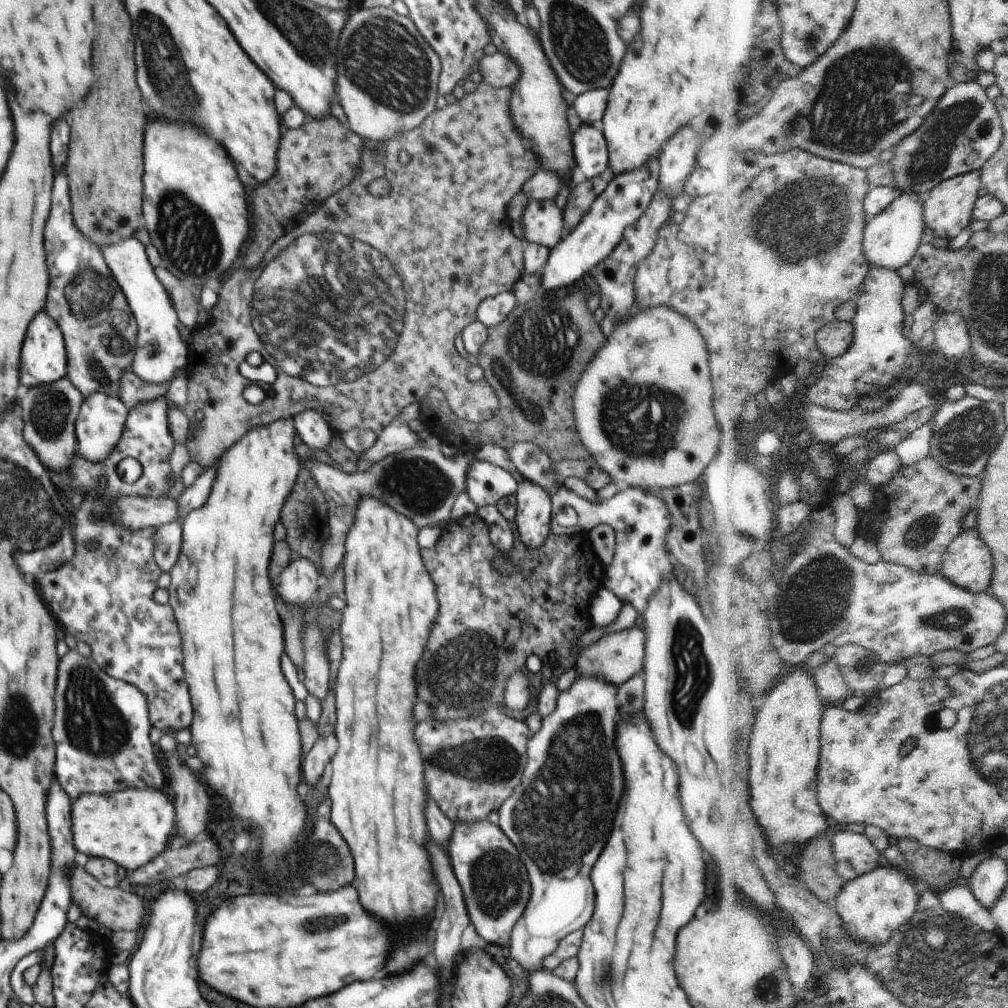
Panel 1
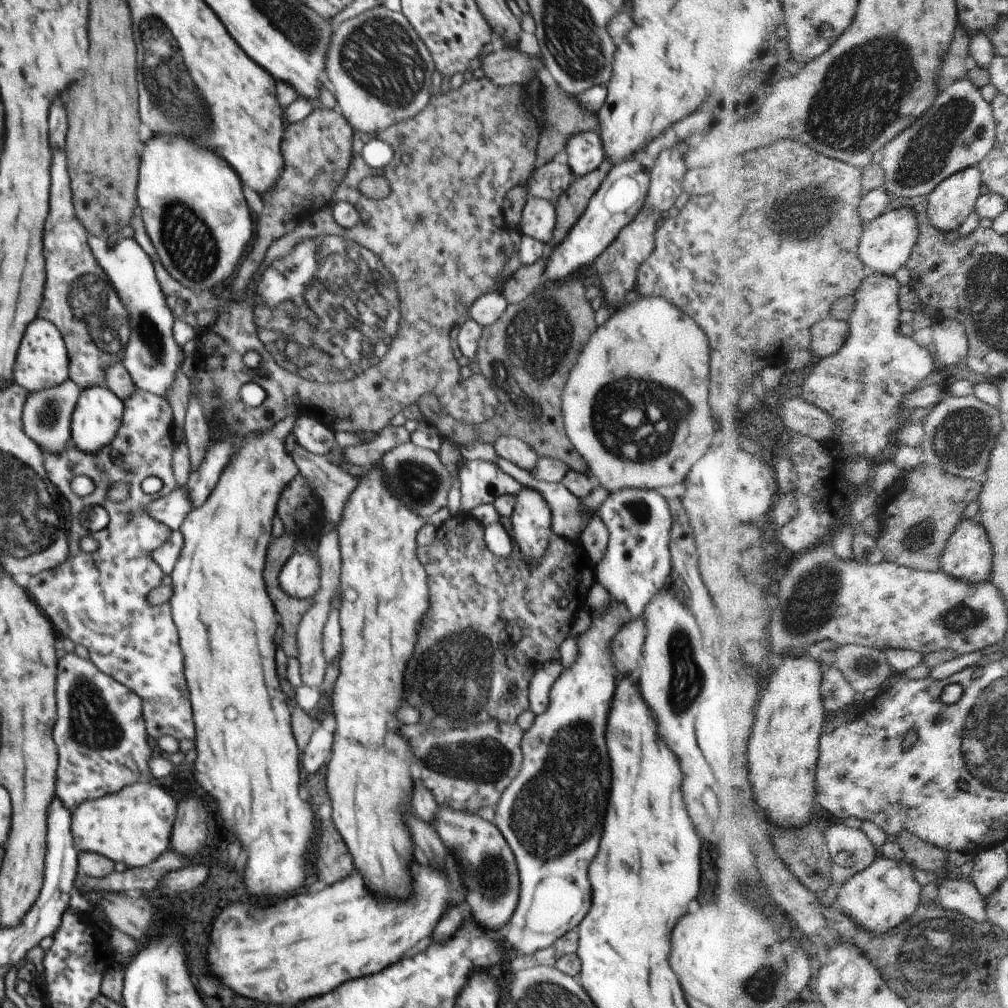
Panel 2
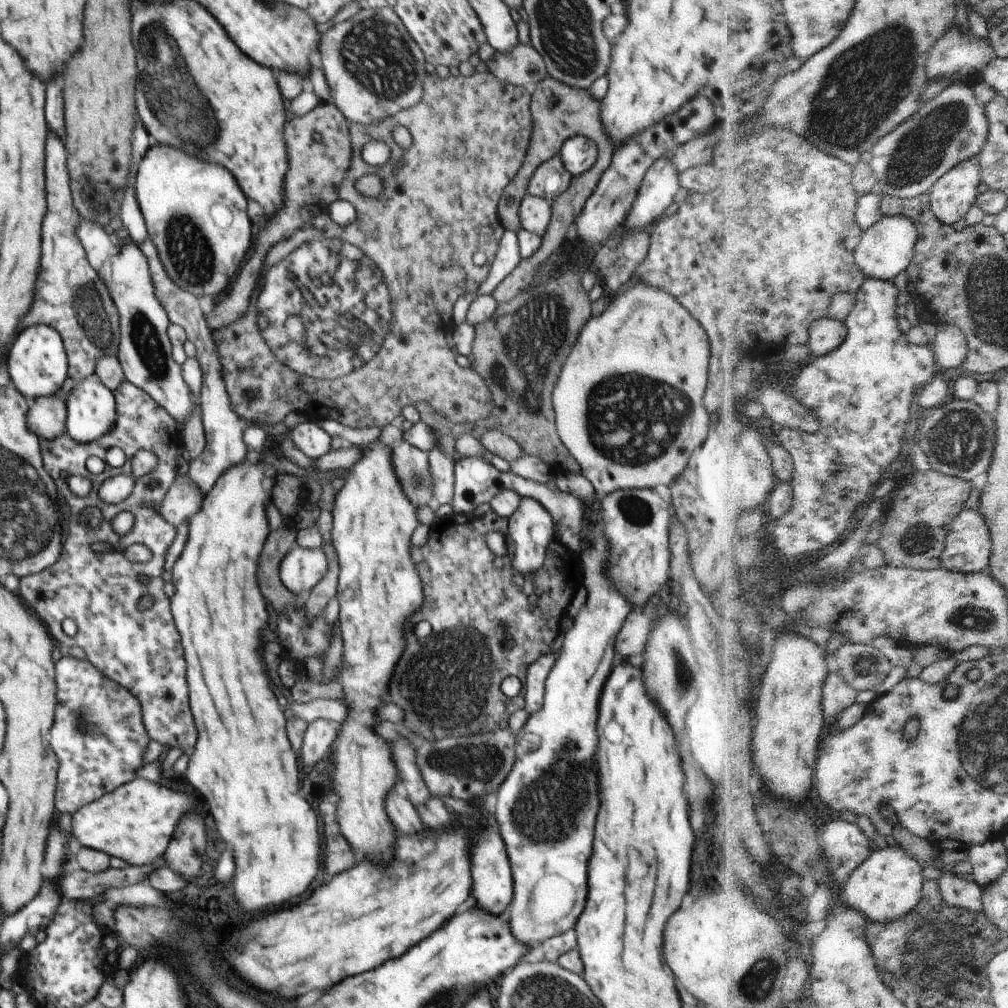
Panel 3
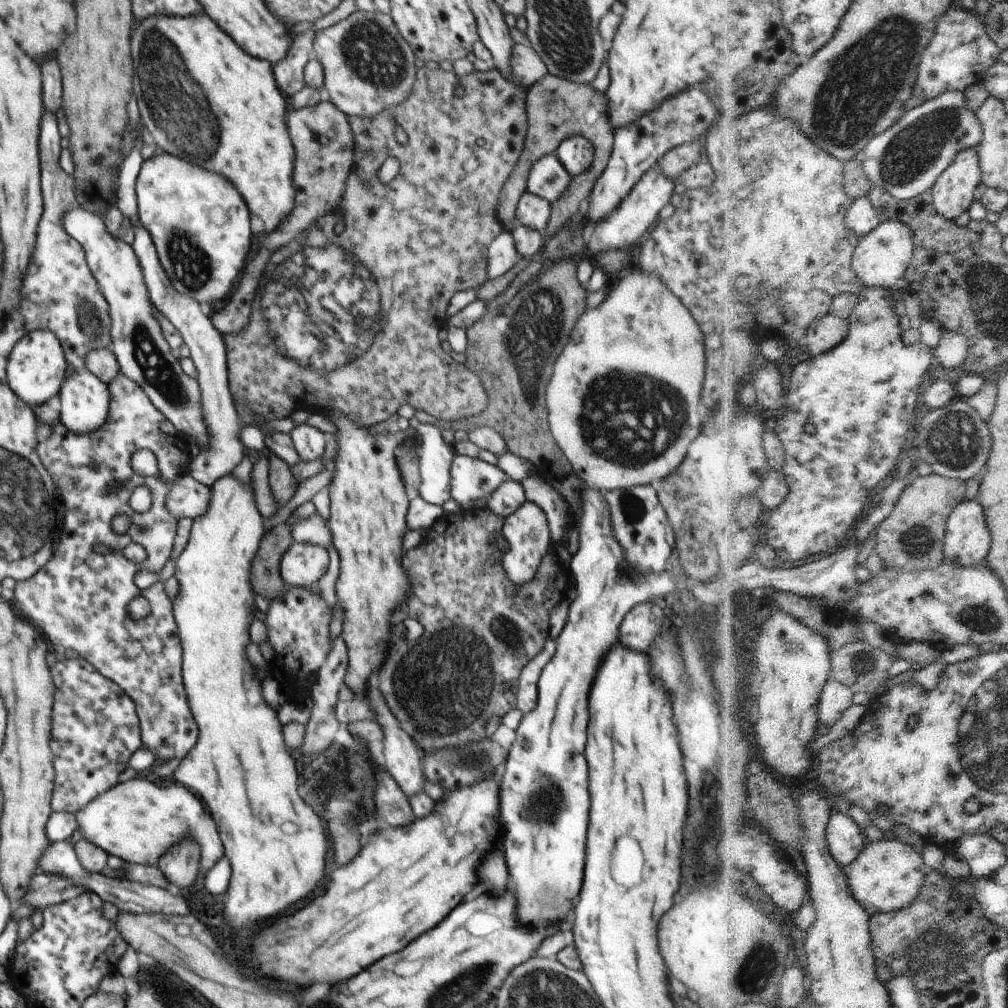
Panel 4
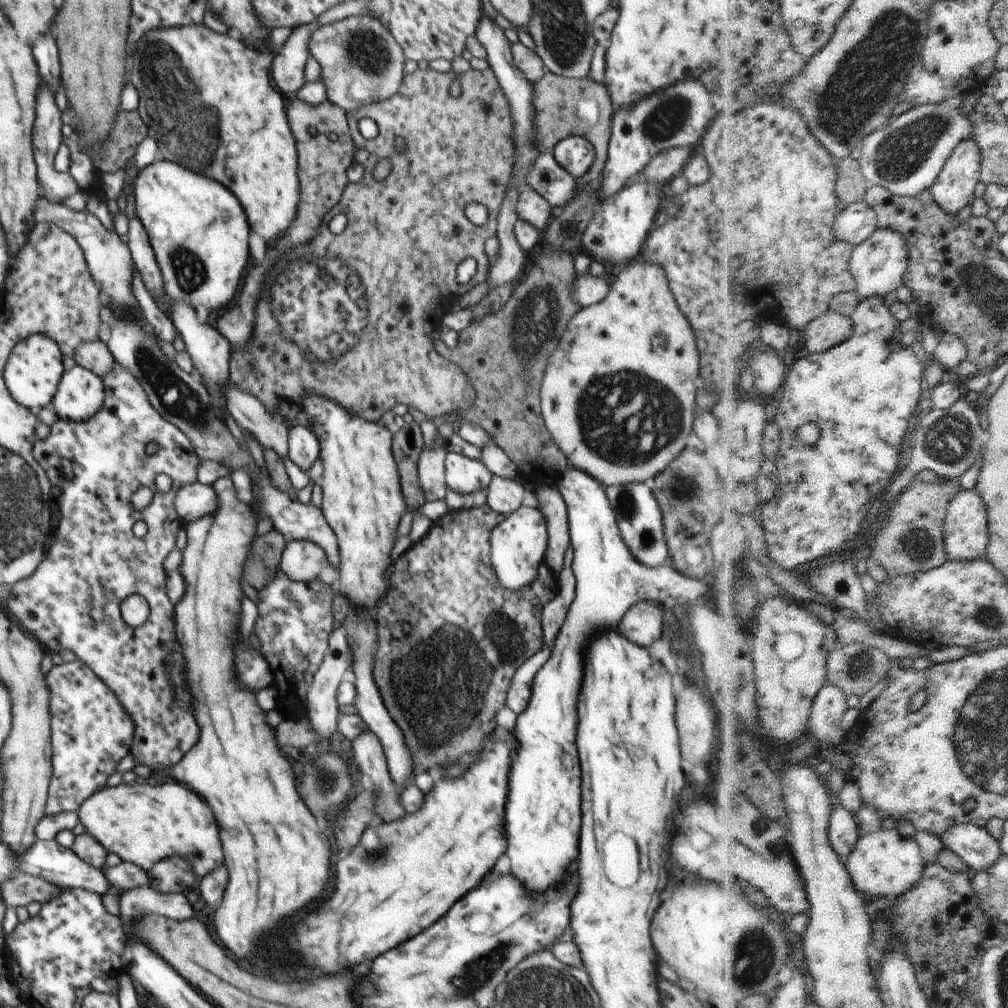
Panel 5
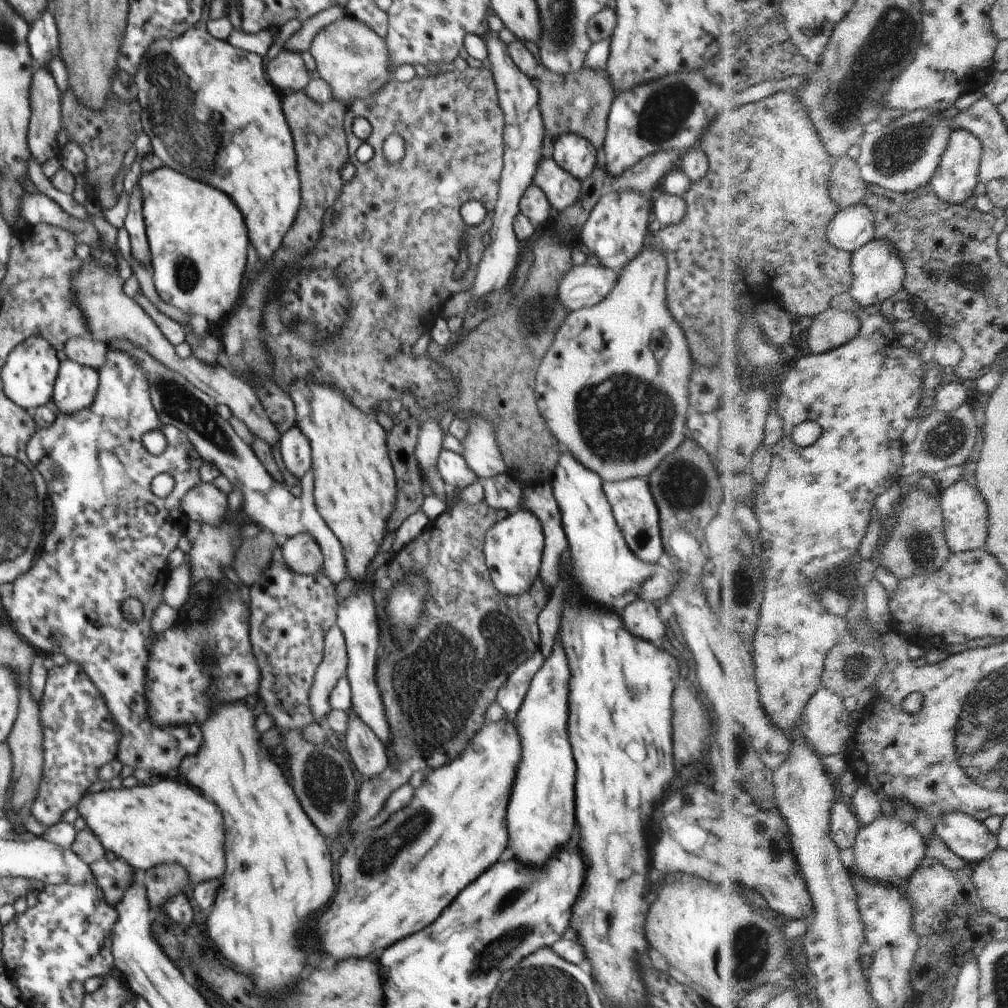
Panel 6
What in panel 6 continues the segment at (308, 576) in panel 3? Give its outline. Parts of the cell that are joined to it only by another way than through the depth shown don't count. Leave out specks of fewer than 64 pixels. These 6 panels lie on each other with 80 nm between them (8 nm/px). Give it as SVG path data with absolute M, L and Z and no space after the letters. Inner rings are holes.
M308 533L289 538L282 546L284 565L294 573L315 575L323 567L323 554L316 540Z

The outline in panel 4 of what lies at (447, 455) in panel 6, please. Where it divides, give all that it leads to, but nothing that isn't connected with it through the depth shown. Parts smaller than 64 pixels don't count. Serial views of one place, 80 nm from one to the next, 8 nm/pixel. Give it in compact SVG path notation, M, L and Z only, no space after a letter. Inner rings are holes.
M455 455L450 464L451 498L458 502L460 510L475 509L474 502L489 496L509 476L495 465L466 455Z

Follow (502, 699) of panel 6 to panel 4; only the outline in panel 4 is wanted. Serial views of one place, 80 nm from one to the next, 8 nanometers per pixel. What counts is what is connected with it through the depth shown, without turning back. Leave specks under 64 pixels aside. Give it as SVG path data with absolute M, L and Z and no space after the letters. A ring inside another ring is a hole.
M548 638L545 640L543 650L540 651L532 660L529 660L521 670L519 677L514 682L515 695L517 696L517 708L524 714L535 709L537 705L538 681L542 669L550 662L550 659L556 652L557 644L555 639Z

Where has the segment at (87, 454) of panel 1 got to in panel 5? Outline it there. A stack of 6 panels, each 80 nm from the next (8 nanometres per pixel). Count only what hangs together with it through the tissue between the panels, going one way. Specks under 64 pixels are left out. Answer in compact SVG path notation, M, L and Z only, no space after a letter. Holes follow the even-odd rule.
M76 365L64 370L51 407L61 420L86 422L104 402L104 384L94 372Z

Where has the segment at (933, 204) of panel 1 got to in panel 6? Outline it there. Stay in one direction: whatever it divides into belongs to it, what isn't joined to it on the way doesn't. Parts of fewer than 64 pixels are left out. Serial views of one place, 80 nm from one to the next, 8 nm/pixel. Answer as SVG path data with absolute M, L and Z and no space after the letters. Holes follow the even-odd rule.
M958 129L951 140L950 148L942 159L941 168L938 169L931 185L936 194L948 204L961 205L970 200L981 182L981 164L985 156L985 146L981 138L968 129Z

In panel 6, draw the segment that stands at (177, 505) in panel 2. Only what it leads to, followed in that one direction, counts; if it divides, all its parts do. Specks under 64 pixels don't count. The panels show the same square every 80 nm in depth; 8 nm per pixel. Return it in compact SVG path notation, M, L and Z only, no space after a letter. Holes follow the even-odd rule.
M198 483L181 500L181 511L190 521L219 525L227 512L227 496L212 483Z

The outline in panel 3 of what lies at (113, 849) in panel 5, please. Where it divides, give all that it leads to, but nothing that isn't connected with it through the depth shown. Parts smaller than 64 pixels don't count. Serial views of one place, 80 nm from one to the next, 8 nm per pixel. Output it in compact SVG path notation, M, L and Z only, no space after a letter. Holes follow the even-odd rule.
M143 777L134 778L72 814L71 838L80 847L102 851L132 866L144 866L162 858L169 845L168 836L172 838L180 816L190 812L192 806L194 800L186 794L166 790Z

